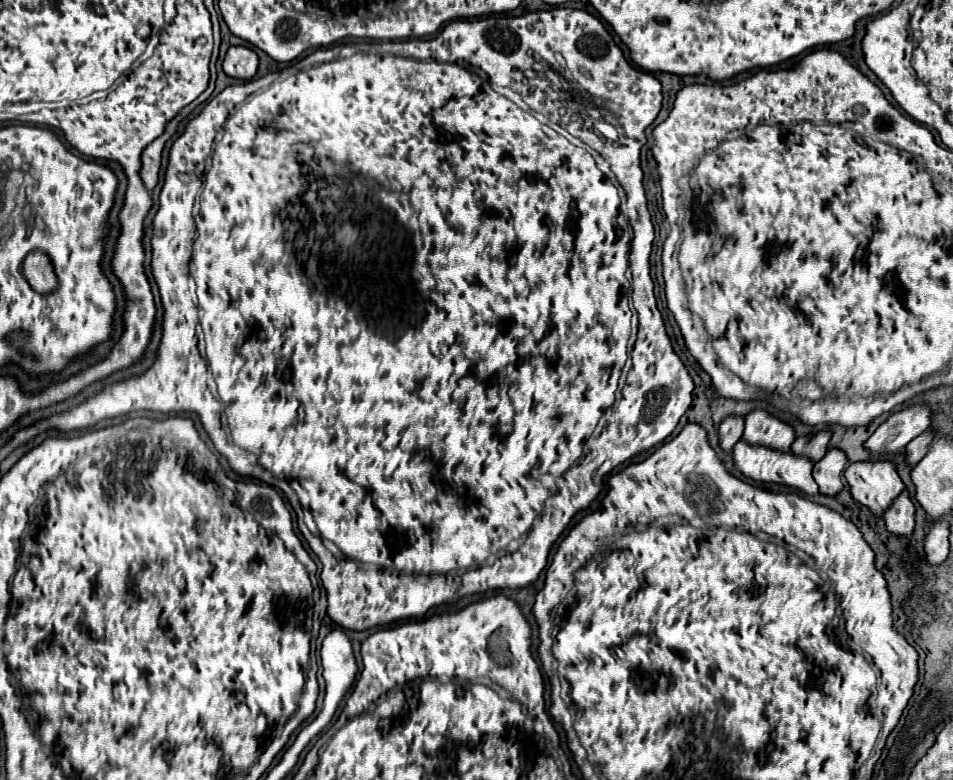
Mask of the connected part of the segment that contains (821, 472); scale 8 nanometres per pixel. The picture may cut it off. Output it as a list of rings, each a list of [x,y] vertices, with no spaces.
[[[830,448],[822,460],[814,464],[814,480],[822,494],[834,496],[842,488],[842,472],[846,468],[846,452],[840,448]]]

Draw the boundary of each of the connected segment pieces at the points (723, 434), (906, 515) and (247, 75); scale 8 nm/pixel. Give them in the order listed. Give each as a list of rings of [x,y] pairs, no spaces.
[[[736,414],[726,416],[726,418],[720,422],[718,432],[720,432],[720,446],[722,446],[724,450],[732,450],[732,446],[742,438],[744,418],[742,418],[742,416],[736,416]]]
[[[904,490],[892,504],[890,508],[886,510],[884,514],[884,520],[886,520],[886,528],[894,534],[912,534],[914,530],[914,502],[910,500],[910,494],[908,490]]]
[[[232,46],[224,58],[224,72],[238,80],[254,78],[258,70],[258,54],[246,46]]]

